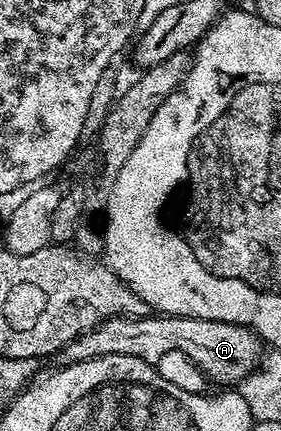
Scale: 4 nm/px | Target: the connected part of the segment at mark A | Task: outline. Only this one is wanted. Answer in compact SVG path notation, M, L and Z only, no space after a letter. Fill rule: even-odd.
M147 316L145 318L109 318L95 330L89 330L64 349L53 355L55 367L71 366L100 356L136 356L151 364L158 364L169 354L183 354L202 374L214 382L223 382L226 388L241 384L252 371L257 370L264 358L264 343L249 326L224 320L203 318L175 318Z

